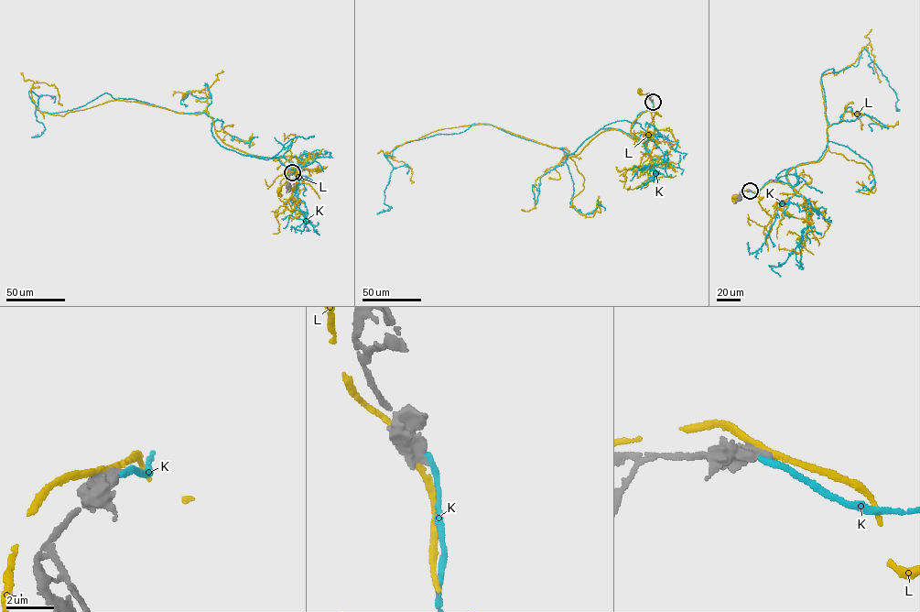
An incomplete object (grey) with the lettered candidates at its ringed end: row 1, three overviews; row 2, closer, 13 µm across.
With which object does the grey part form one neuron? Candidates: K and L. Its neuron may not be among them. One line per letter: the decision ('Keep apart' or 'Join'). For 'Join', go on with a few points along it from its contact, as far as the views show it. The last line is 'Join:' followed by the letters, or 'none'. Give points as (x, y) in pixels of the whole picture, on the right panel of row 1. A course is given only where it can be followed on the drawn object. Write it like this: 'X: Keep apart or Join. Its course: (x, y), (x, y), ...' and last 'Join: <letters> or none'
K: Join. Its course: (750, 191), (790, 185), (789, 168), (821, 156), (822, 74), (856, 66), (864, 49), (899, 110)
L: Keep apart
Join: K

